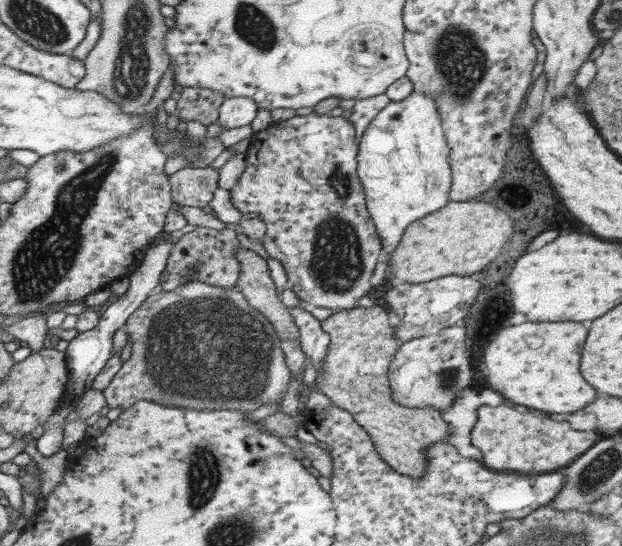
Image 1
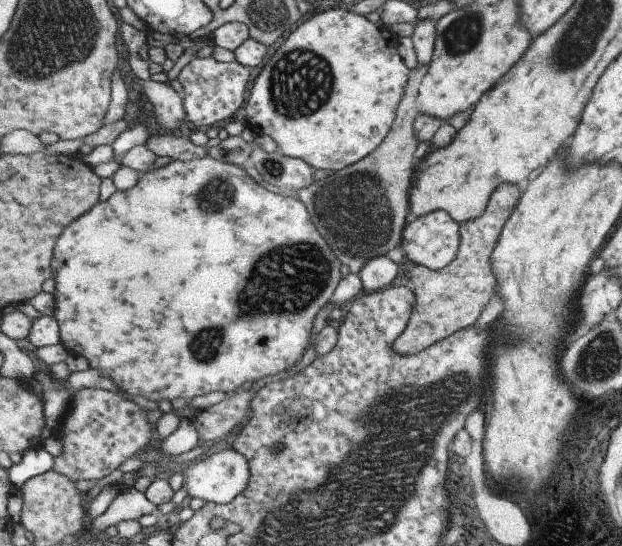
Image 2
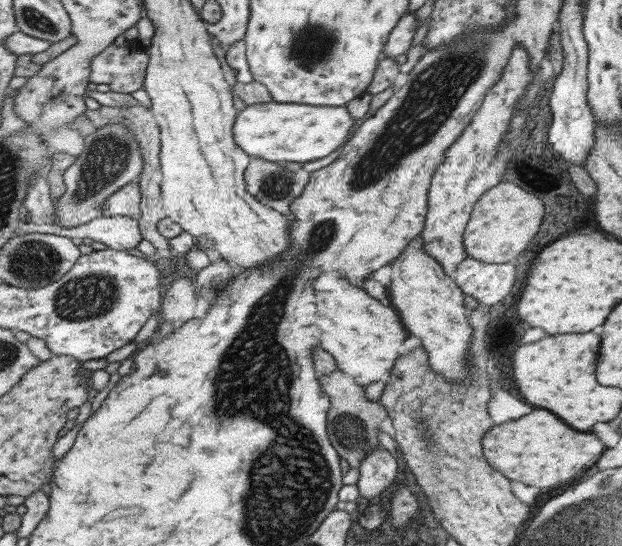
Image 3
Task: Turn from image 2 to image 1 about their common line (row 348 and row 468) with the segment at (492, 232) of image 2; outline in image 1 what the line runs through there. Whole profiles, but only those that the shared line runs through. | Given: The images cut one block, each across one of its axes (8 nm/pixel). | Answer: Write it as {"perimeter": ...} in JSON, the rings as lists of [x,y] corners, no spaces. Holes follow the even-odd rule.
{"perimeter":[[[359,306],[355,310],[333,312],[331,318],[323,320],[325,332],[331,334],[331,348],[315,386],[333,402],[333,406],[355,416],[361,430],[367,432],[373,440],[373,446],[379,448],[379,456],[383,456],[393,470],[417,480],[423,478],[427,470],[427,448],[435,442],[447,442],[451,426],[443,422],[443,412],[435,412],[431,408],[409,410],[395,404],[389,366],[401,342],[393,336],[391,324],[393,316],[379,306]]]}

